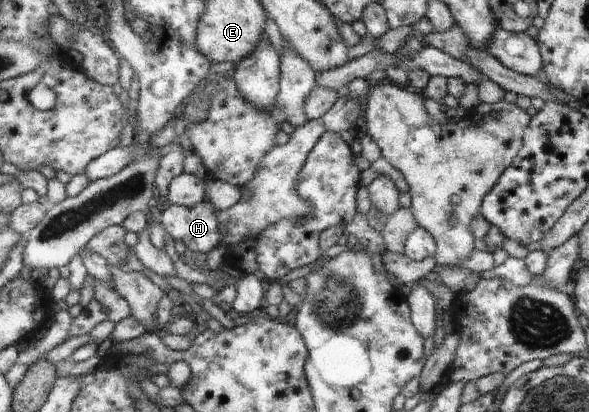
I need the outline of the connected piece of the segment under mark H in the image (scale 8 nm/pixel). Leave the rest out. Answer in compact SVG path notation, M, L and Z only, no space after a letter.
M209 200L195 207L170 204L162 211L161 224L174 239L193 253L209 253L222 241L218 209Z

